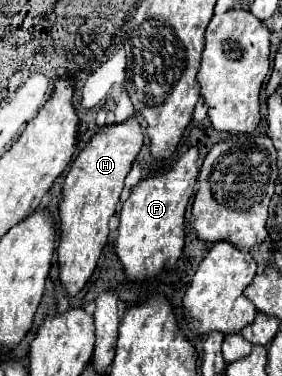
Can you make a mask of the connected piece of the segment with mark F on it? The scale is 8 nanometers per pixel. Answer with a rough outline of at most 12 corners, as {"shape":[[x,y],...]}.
{"shape":[[198,149],[130,189],[116,253],[128,279],[176,265]]}

